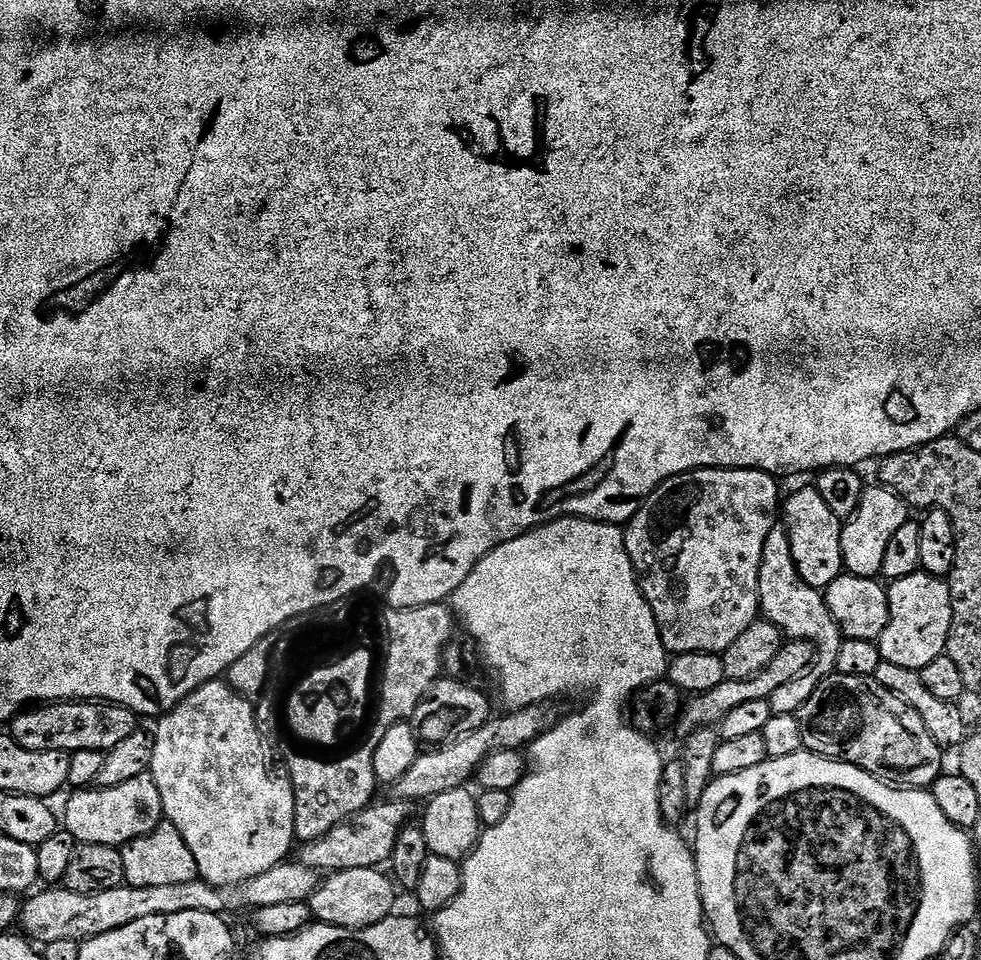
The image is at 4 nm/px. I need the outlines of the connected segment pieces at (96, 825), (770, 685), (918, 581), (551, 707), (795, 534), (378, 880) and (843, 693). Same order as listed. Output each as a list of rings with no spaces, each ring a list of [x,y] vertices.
[[[151,775],[130,778],[130,782],[122,782],[122,786],[99,790],[87,787],[71,794],[73,796],[64,808],[64,816],[62,812],[62,824],[77,844],[105,844],[120,848],[134,838],[142,838],[154,831],[164,820],[162,794],[158,794],[158,786]]]
[[[785,639],[780,645],[778,654],[774,654],[774,662],[770,662],[770,666],[766,666],[766,670],[741,680],[724,679],[721,684],[714,686],[714,690],[693,695],[683,705],[678,717],[678,727],[680,726],[681,733],[687,734],[699,728],[711,728],[719,725],[720,721],[726,718],[726,714],[730,714],[730,710],[734,710],[737,706],[743,706],[746,702],[771,700],[774,690],[786,686],[786,682],[799,680],[815,665],[815,662],[816,646],[811,641]]]
[[[923,570],[910,574],[910,578],[898,578],[887,585],[890,618],[880,639],[880,658],[894,662],[894,666],[906,666],[906,670],[920,672],[934,658],[945,655],[950,635],[952,599],[947,579],[931,576]]]
[[[528,702],[523,706],[516,706],[513,712],[505,716],[489,718],[478,730],[465,736],[451,740],[449,744],[433,747],[431,750],[421,751],[414,766],[402,774],[394,785],[394,796],[397,800],[409,802],[427,802],[446,790],[465,787],[468,779],[477,775],[480,764],[490,754],[498,750],[524,750],[544,732],[549,732],[562,718],[562,711],[556,702]]]
[[[815,486],[800,488],[789,500],[787,497],[783,501],[782,520],[788,530],[798,574],[802,574],[810,586],[821,590],[828,588],[830,582],[834,582],[834,578],[845,571],[840,541],[842,521],[834,514],[834,510],[830,510],[830,506],[826,506],[825,499],[822,494],[818,494]]]
[[[363,868],[362,870],[346,870],[331,873],[312,895],[311,905],[313,917],[321,924],[333,924],[339,928],[369,928],[393,915],[398,888],[387,875],[383,876],[380,868]]]
[[[835,674],[817,683],[814,694],[800,707],[798,717],[801,724],[803,747],[829,758],[839,758],[846,764],[853,764],[866,770],[880,780],[889,781],[905,788],[931,789],[934,781],[945,771],[945,749],[940,747],[934,738],[930,738],[930,730],[926,730],[926,722],[918,718],[918,710],[911,708],[902,698],[898,698],[890,690],[886,690],[871,676],[851,676]]]

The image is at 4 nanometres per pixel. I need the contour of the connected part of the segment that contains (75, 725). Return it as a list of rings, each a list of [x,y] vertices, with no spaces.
[[[65,700],[32,706],[13,716],[10,735],[26,750],[58,750],[69,754],[98,750],[107,754],[118,746],[118,742],[123,742],[138,731],[136,723],[136,713],[121,704],[99,700]]]

